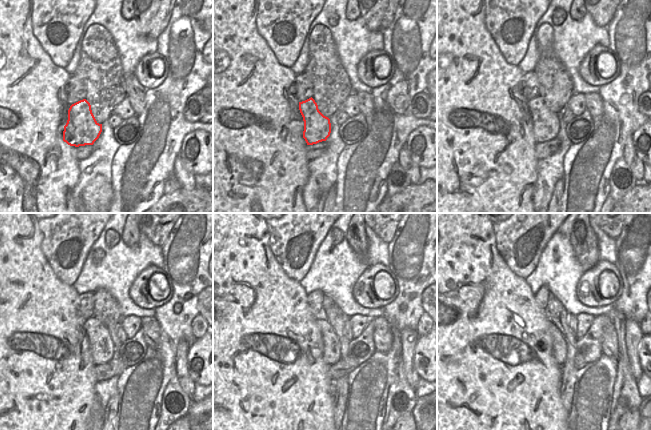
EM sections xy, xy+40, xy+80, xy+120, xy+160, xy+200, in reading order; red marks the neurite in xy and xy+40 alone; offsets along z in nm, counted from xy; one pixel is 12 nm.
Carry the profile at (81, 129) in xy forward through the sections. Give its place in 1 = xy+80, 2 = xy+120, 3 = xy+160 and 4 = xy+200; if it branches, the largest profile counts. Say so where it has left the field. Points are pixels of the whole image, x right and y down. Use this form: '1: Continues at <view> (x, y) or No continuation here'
1: Continues at xy+80 (545, 123)
2: Continues at xy+120 (101, 343)
3: Continues at xy+160 (332, 347)
4: Continues at xy+200 (559, 346)

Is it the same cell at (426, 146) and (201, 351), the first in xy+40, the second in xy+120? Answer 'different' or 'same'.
same

